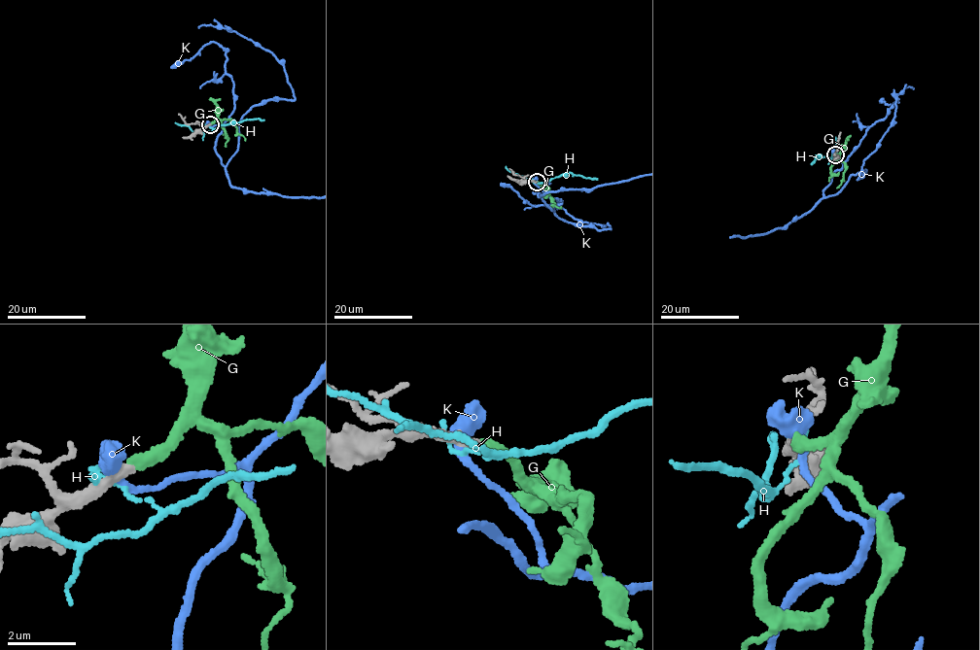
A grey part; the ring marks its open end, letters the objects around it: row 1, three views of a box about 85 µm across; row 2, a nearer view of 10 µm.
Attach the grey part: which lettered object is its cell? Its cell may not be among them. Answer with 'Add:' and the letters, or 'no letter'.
Add: G

